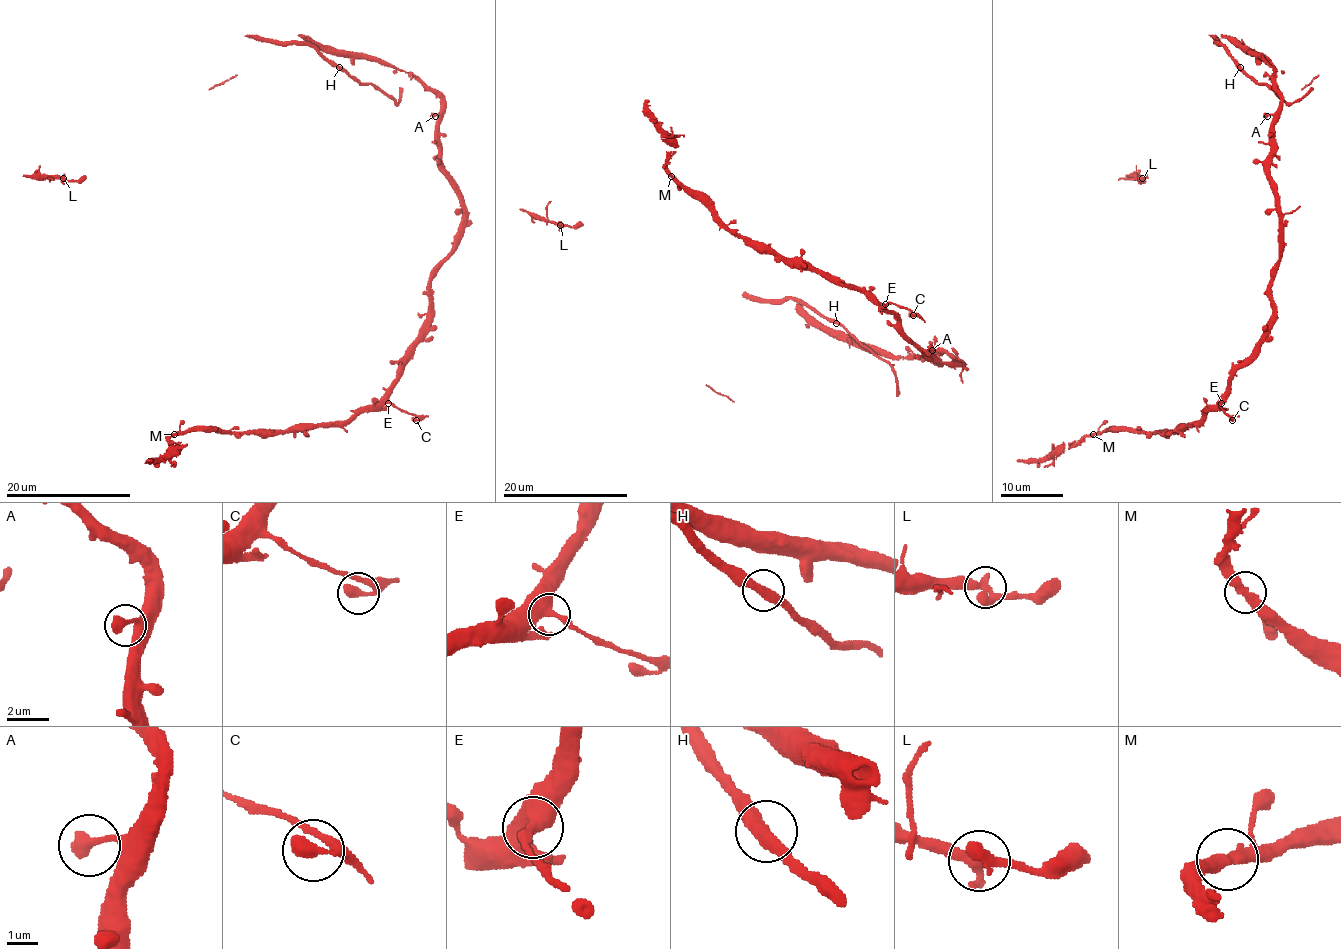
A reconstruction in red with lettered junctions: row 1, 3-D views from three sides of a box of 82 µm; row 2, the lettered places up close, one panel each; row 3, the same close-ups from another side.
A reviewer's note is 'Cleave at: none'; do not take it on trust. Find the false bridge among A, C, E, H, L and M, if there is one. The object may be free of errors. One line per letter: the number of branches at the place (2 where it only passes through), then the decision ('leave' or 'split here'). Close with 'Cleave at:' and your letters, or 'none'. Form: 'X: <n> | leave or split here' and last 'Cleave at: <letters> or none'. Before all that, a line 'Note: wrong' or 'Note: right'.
Note: right
A: 1 | leave
C: 2 | leave
E: 2 | leave
H: 2 | leave
L: 2 | leave
M: 2 | leave
Cleave at: none

